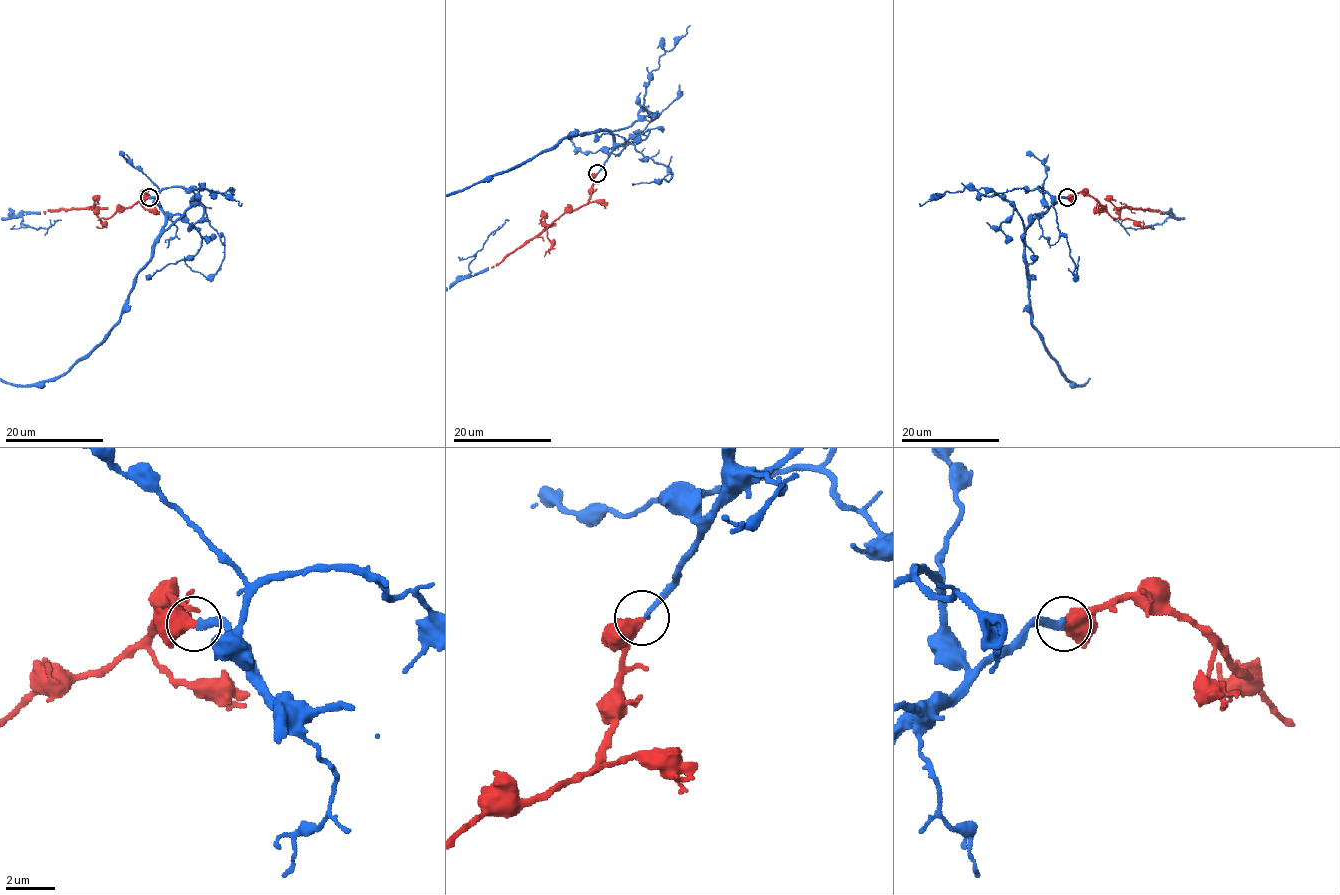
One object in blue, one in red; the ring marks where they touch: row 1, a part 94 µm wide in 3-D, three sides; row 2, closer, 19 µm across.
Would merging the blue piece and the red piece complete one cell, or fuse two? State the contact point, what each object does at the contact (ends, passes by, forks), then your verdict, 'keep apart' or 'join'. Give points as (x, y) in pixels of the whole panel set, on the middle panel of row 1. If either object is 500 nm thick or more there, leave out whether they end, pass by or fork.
(597, 173) | join

